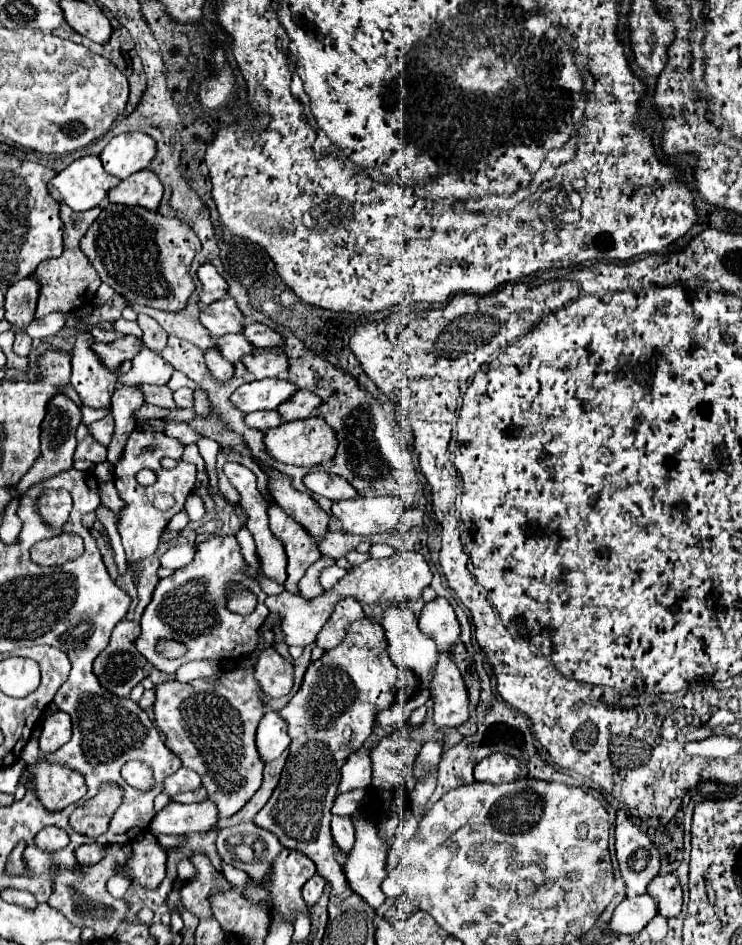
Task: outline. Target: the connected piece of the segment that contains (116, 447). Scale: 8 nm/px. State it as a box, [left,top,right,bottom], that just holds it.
[108,387,144,465]

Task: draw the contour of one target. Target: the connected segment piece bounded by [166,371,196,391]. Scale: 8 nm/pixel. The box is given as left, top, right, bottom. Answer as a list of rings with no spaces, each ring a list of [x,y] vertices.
[[[174,371],[170,381],[166,383],[170,389],[180,389],[180,387],[190,387],[192,391],[196,391],[196,385],[192,385],[192,381],[188,381],[180,371]]]

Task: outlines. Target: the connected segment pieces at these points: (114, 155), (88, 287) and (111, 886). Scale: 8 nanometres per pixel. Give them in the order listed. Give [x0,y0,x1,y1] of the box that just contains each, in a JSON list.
[[100,131,156,179],[32,205,102,319],[106,877,130,899]]

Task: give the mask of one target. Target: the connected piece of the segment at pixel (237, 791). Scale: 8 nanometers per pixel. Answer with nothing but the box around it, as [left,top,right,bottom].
[154,627,274,817]

